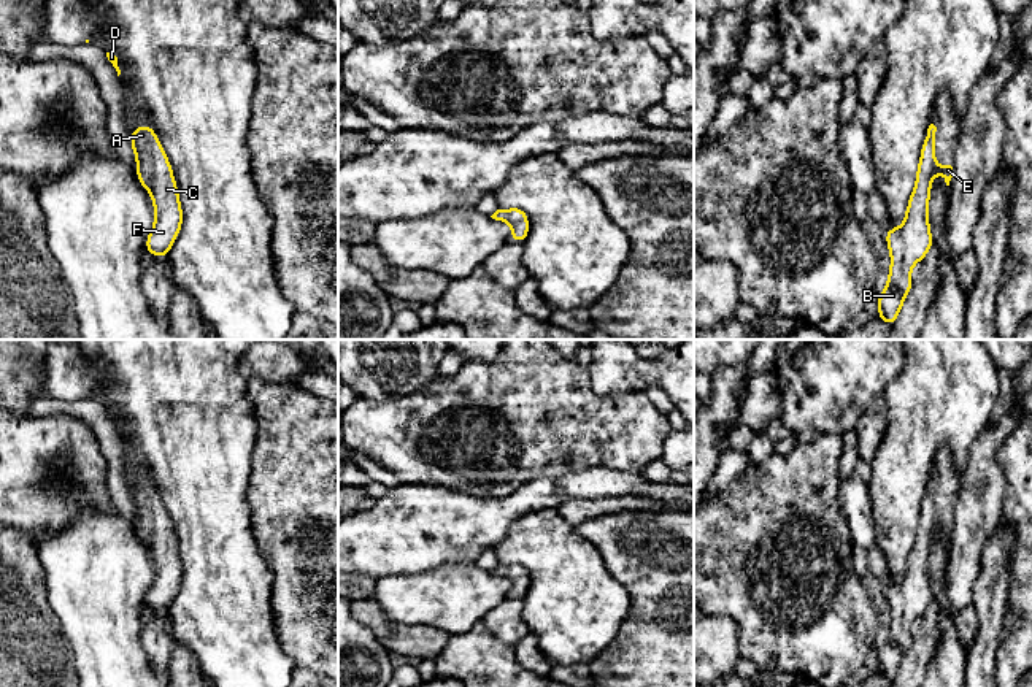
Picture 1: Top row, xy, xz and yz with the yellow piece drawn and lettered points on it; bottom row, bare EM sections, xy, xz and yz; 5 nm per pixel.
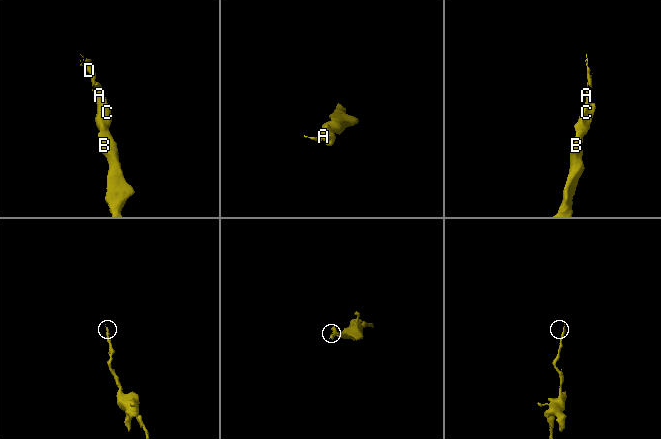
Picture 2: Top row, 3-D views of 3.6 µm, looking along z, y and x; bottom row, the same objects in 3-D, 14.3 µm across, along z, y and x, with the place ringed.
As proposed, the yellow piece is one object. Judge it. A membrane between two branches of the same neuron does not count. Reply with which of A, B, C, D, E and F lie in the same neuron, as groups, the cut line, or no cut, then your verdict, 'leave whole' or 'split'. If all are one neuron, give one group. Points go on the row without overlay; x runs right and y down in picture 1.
groups A B C D E F; cut none; leave whole

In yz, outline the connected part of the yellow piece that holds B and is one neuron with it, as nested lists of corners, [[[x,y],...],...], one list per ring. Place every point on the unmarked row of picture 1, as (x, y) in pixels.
[[[930,479],[922,498],[916,539],[910,551],[903,579],[899,584],[886,584],[891,624],[886,644],[878,649],[880,665],[876,673],[891,682],[894,682],[903,655],[913,641],[910,631],[913,620],[924,616],[927,606],[934,601],[929,582],[929,552],[934,530],[940,527],[946,541],[953,533],[951,520],[935,519],[935,487],[937,482]]]

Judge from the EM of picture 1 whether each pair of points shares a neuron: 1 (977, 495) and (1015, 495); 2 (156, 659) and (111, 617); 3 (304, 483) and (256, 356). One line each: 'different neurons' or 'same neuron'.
1: different neurons
2: different neurons
3: different neurons

